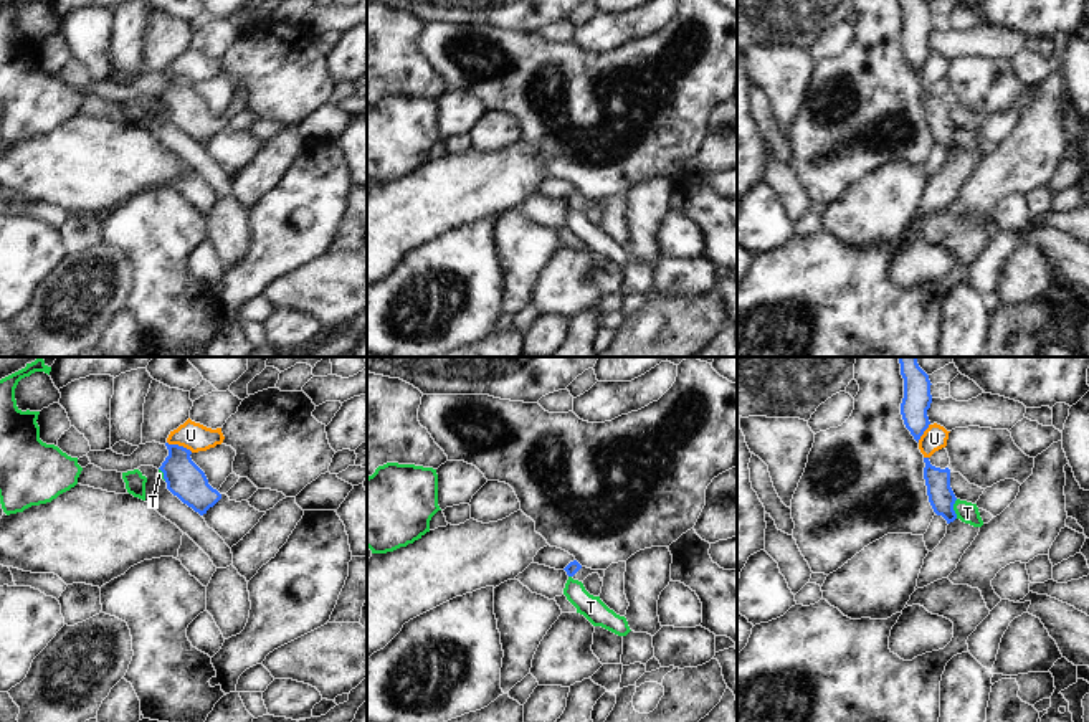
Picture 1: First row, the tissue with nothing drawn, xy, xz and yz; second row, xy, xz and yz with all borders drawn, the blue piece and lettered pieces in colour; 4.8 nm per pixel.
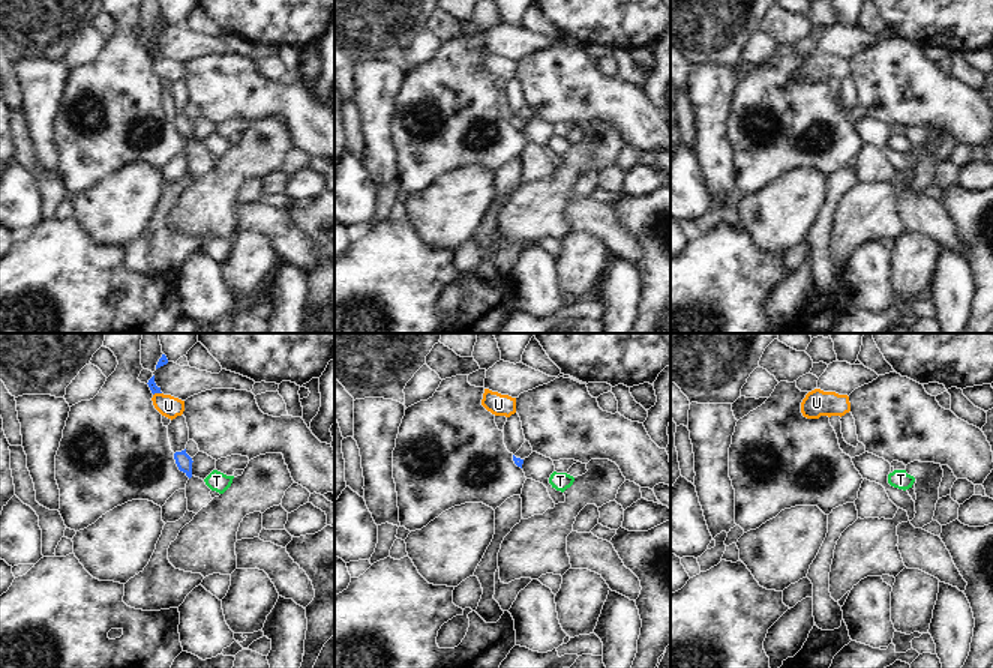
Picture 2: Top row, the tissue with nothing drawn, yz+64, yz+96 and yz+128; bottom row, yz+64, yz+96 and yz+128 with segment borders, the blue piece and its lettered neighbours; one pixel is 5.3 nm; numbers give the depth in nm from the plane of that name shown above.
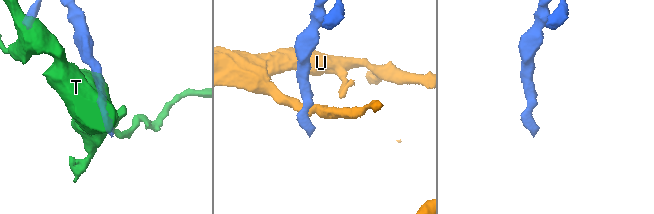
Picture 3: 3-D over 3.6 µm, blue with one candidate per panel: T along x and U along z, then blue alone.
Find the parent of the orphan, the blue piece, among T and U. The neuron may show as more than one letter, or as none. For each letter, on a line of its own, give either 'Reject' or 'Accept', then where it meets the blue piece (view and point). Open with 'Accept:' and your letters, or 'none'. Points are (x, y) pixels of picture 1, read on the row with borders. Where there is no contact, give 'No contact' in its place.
Accept: none
T: Reject. Touches blue at yz (952, 509)
U: Reject. Touches blue at xy (180, 446).

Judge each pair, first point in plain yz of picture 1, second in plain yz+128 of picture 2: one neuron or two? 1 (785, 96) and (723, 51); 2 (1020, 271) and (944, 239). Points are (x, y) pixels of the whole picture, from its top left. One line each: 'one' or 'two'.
1: two
2: two

